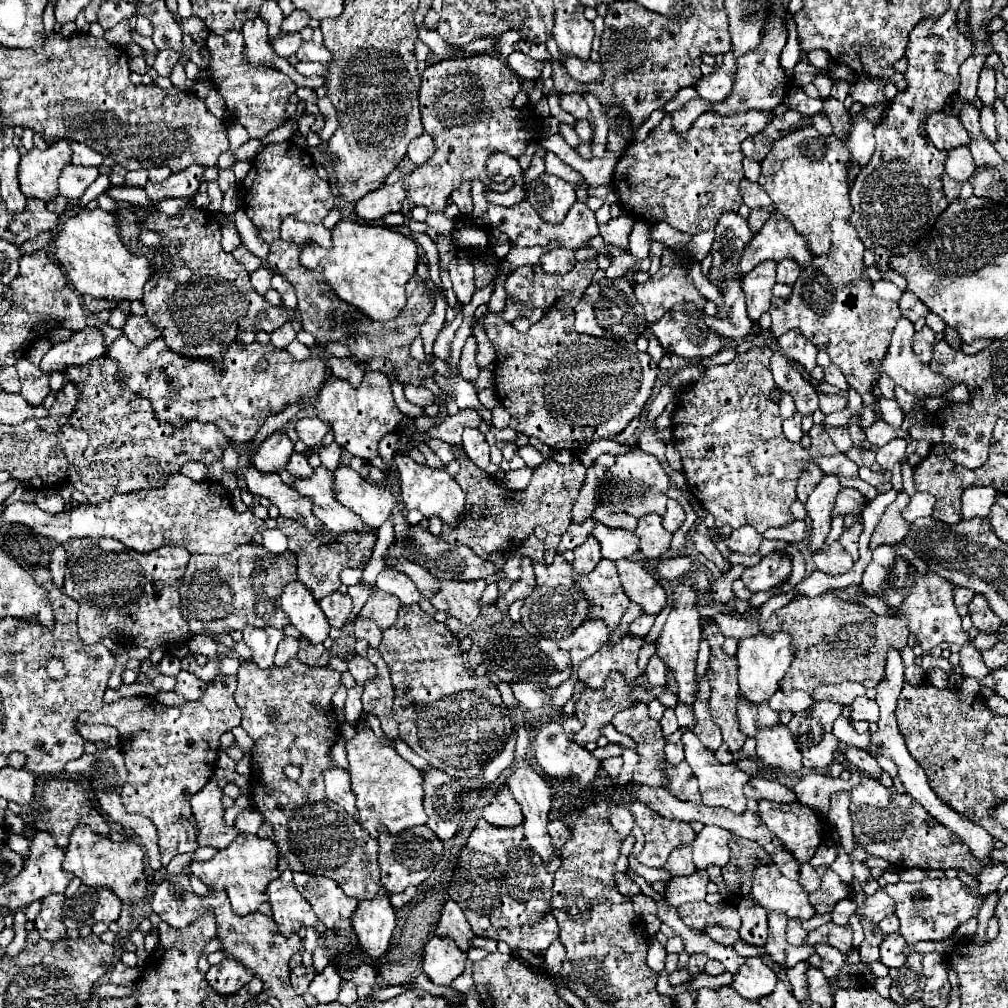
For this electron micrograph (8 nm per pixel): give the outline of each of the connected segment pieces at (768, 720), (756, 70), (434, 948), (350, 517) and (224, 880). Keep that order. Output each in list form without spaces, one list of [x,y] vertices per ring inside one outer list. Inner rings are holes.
[[[742,695],[738,697],[738,719],[740,719],[740,729],[748,737],[754,737],[754,733],[762,727],[774,727],[780,723],[778,713],[772,711],[768,703],[746,703]]]
[[[772,5],[772,19],[764,27],[764,37],[762,37],[760,45],[754,51],[736,59],[738,69],[734,75],[734,89],[728,99],[714,105],[714,113],[734,115],[734,113],[746,113],[752,109],[770,111],[778,103],[782,103],[782,99],[786,97],[786,91],[790,91],[790,87],[792,87],[792,79],[786,75],[784,67],[780,65],[780,53],[786,45],[786,25],[782,23],[782,13],[784,13],[784,7]]]
[[[432,937],[424,949],[424,973],[436,985],[450,985],[462,971],[466,953],[450,937]]]
[[[324,465],[316,467],[314,475],[308,479],[296,479],[294,489],[300,495],[308,495],[314,501],[314,515],[318,515],[318,519],[322,519],[322,523],[338,533],[370,533],[372,529],[362,523],[362,519],[358,519],[358,515],[354,515],[354,511],[350,511],[348,507],[342,507],[342,503],[338,503],[338,499],[334,499],[334,477],[332,471],[328,471]]]
[[[240,833],[230,847],[218,851],[210,861],[192,861],[188,865],[188,873],[202,879],[210,889],[222,889],[228,893],[232,901],[232,909],[238,915],[246,915],[258,911],[258,907],[268,899],[266,885],[278,877],[278,847],[270,839],[262,839],[258,835]]]

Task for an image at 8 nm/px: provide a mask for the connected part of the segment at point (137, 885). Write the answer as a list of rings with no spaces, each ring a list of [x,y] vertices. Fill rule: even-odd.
[[[88,825],[74,827],[74,831],[70,835],[70,843],[64,849],[62,869],[68,871],[68,873],[74,873],[78,879],[82,879],[84,885],[112,889],[124,901],[138,903],[144,897],[144,891],[146,891],[142,847],[132,843],[132,841],[116,843],[110,837],[94,833]]]

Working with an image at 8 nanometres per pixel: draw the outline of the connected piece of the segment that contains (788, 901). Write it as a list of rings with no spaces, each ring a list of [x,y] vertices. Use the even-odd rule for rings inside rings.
[[[774,863],[754,869],[750,895],[764,909],[786,913],[790,919],[806,921],[814,915],[808,893],[796,881],[786,879]]]

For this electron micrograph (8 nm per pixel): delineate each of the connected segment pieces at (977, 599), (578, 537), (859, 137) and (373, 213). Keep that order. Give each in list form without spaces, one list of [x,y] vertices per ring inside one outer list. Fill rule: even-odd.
[[[976,593],[972,597],[972,601],[968,603],[968,609],[970,609],[970,617],[972,617],[972,623],[978,631],[994,631],[1002,625],[1002,621],[998,619],[998,615],[990,609],[990,603],[984,595]]]
[[[590,517],[590,519],[586,519],[584,523],[572,523],[568,529],[566,529],[566,533],[562,535],[562,541],[560,541],[560,545],[556,547],[556,551],[558,553],[562,553],[562,551],[566,551],[566,549],[574,549],[574,547],[578,547],[582,541],[586,541],[588,537],[590,537],[590,531],[594,531],[594,519]]]
[[[866,109],[858,111],[858,113],[854,115],[854,125],[852,125],[850,141],[846,143],[846,147],[848,147],[850,153],[852,153],[852,161],[858,163],[856,167],[852,167],[852,169],[848,171],[848,181],[850,181],[850,183],[852,183],[854,177],[858,175],[860,167],[862,167],[864,163],[868,163],[868,161],[870,161],[870,155],[874,153],[874,135],[872,135],[872,131],[874,131],[874,127],[872,127],[872,123],[870,123],[868,117],[866,117]]]
[[[402,183],[382,185],[380,189],[362,197],[356,203],[354,213],[360,219],[366,219],[366,221],[378,221],[378,219],[382,219],[384,215],[388,215],[392,211],[400,211],[404,199],[406,199],[406,189],[404,189]]]

